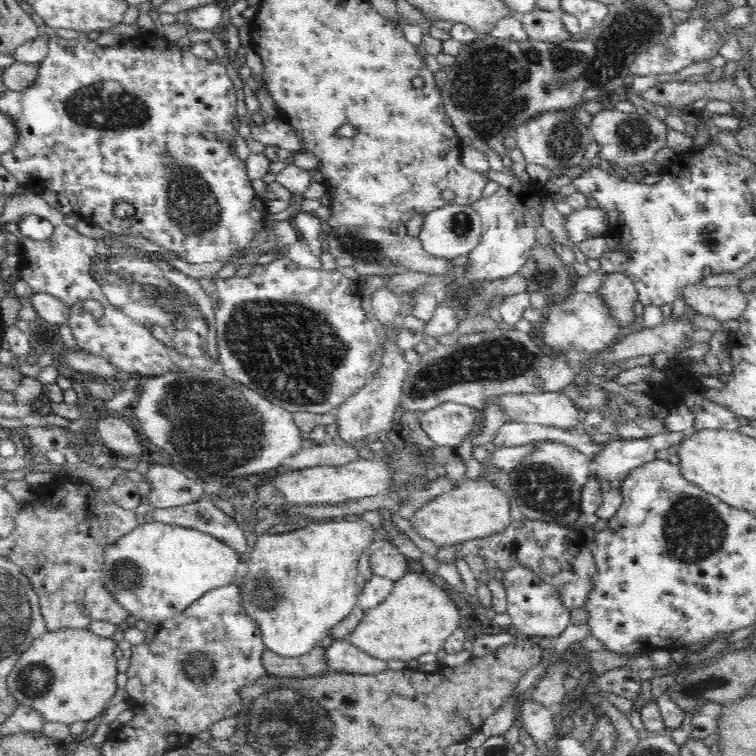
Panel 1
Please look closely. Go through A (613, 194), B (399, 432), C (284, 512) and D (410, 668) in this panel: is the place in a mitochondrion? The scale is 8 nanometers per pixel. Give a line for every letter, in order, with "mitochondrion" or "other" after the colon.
A: other
B: other
C: other
D: other

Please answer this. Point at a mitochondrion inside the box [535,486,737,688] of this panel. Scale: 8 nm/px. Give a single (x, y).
(694, 530)

